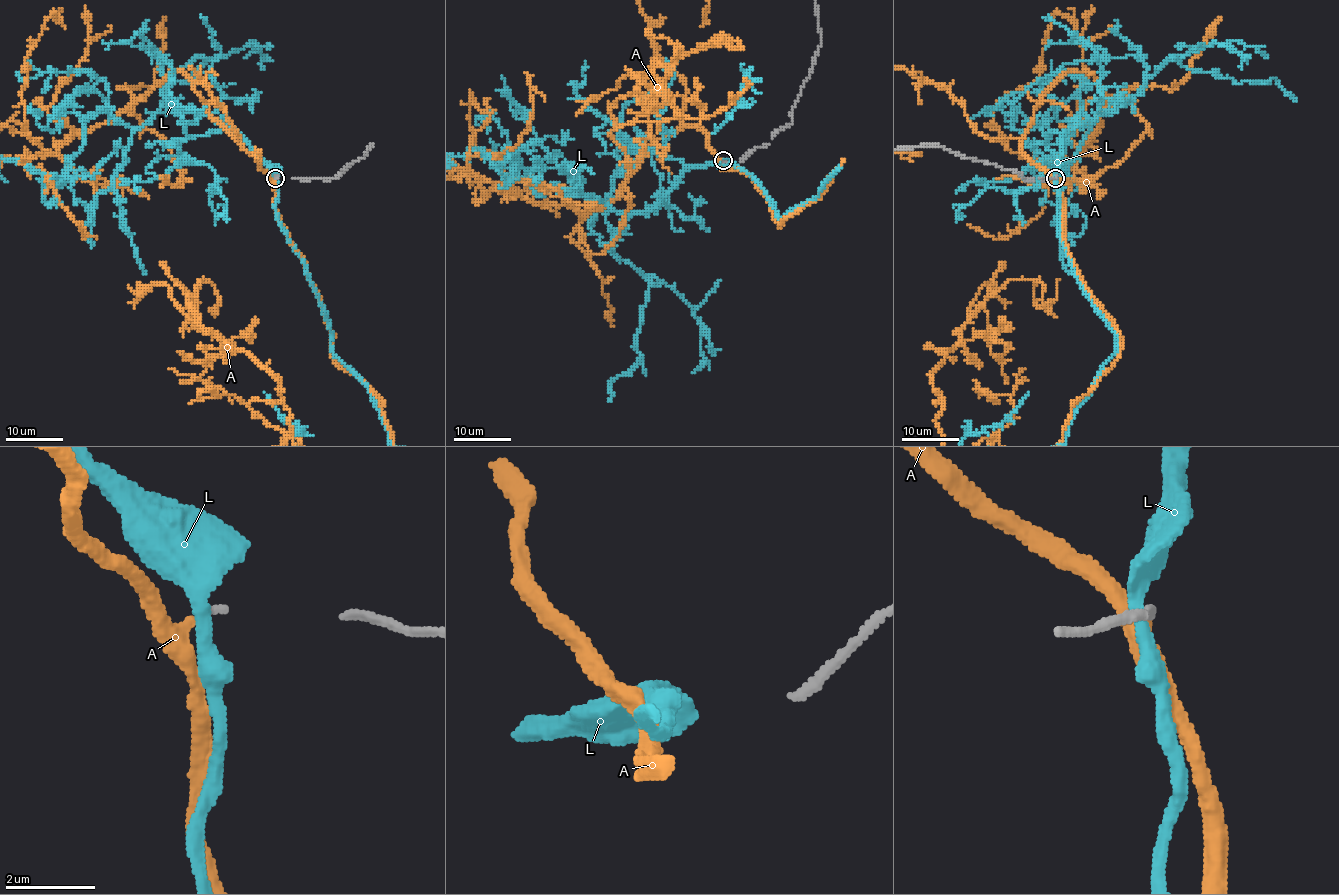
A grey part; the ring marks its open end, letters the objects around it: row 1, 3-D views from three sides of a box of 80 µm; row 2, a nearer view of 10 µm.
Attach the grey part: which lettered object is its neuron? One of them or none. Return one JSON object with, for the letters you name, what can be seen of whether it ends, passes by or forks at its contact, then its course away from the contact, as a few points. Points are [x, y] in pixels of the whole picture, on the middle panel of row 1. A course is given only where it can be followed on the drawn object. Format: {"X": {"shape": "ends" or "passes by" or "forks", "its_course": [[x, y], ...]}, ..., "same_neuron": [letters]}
{"A": {"shape": "passes by"}, "same_neuron": ["A"]}

